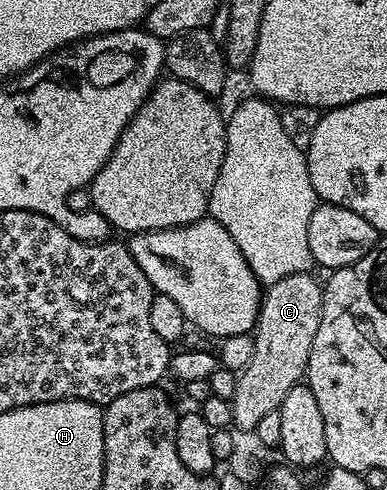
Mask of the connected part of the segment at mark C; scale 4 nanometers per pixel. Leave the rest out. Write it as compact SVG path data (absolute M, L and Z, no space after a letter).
M305 271L293 273L289 277L281 277L281 281L270 284L263 292L263 302L259 304L259 322L254 332L253 361L249 361L247 368L238 372L237 393L233 393L231 398L231 417L240 432L254 432L257 421L261 421L265 413L278 411L281 401L285 401L285 393L304 382L309 349L313 349L313 337L317 337L317 325L321 325L323 308L323 288L320 280L315 280L313 276Z

